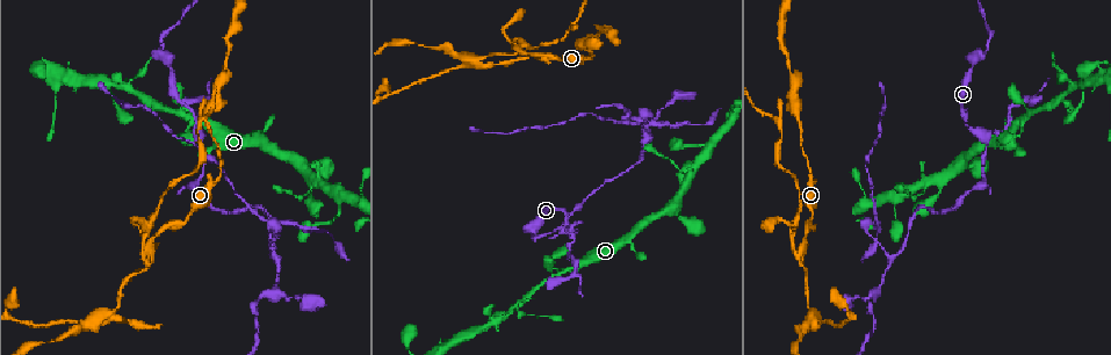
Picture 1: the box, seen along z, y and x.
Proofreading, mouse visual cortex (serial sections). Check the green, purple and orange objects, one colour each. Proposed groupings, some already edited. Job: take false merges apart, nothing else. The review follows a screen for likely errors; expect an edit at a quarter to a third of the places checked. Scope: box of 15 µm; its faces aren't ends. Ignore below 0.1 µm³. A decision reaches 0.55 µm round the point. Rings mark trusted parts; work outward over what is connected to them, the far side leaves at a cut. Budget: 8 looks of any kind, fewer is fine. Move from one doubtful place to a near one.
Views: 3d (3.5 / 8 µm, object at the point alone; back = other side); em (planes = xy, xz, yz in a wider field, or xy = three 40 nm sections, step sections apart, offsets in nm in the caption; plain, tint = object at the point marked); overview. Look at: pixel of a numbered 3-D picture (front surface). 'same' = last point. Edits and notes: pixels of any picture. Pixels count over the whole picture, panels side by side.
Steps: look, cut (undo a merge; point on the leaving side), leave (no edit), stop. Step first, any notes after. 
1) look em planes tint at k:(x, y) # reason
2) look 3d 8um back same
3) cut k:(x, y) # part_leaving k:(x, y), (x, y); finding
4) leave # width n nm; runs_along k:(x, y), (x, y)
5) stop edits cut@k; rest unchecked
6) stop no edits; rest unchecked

look 3d 3.5um at 1:(202, 136) # a fork

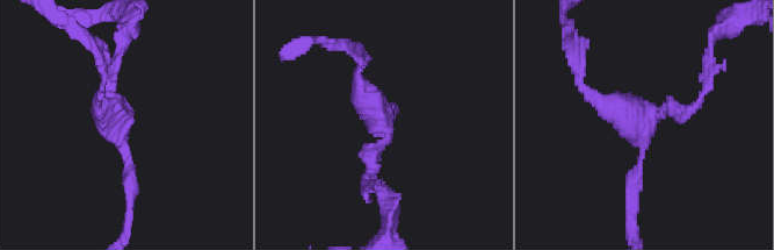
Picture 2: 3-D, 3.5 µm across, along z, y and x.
look em xy step 3 tint at 2:(118, 119) # arms 3; arm_widths 150, 150, 150 nm; now the EM

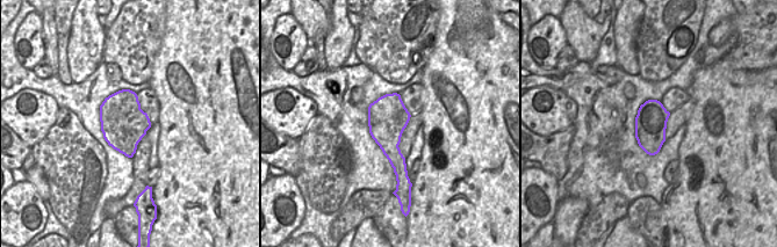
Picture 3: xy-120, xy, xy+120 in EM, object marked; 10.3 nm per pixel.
look em xy step 2 tint same

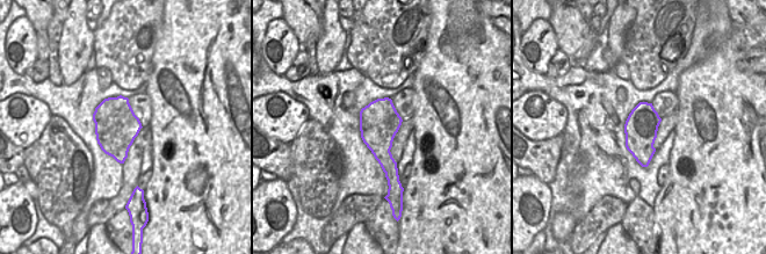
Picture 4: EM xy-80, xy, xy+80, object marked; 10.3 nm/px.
leave # width 420 nm; runs_along 2:(585, 88), (644, 123), (631, 192); one cell here

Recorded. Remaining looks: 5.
look 3d 8um at 1:(551, 276) # side arm on a straight run

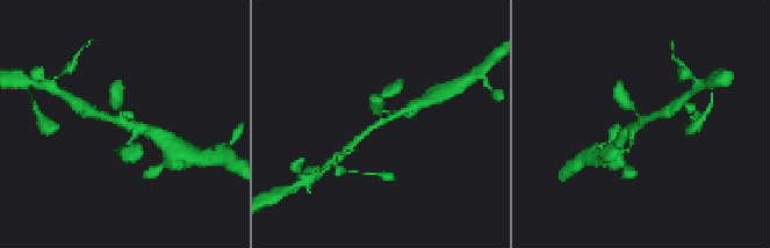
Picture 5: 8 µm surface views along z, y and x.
look 3d 3.5um at 5:(119, 121)

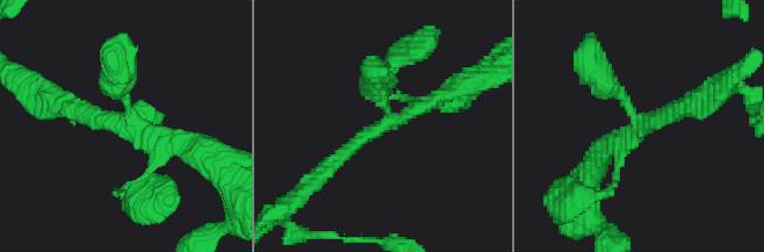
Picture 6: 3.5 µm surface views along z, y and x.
leave # arm_widths 200, 200, 300 nm; runs_along 6:(453, 90), (367, 134), (329, 167); one cell here

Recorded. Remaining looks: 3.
look 3d 3.5um at 1:(148, 240) # abrupt turn

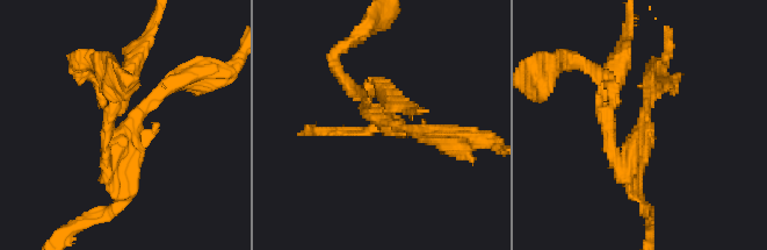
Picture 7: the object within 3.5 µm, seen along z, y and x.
look em xy step 2 tint at 7:(130, 133) # arms 3; arm_widths 150, 150, 250 nm; now the EM

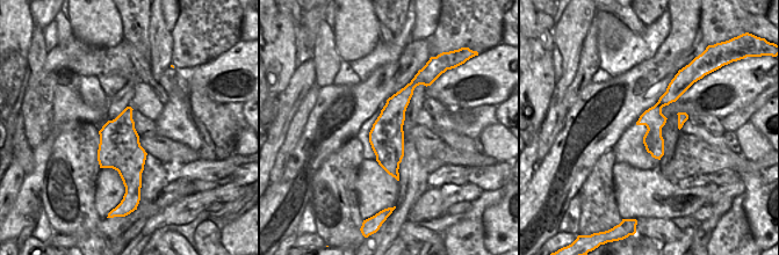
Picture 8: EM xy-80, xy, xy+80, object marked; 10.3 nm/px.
cut 7:(605, 112) # part_leaving 7:(620, 158), (602, 108), (620, 58); two cells meet here

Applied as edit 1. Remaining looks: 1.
stop edits cut@7; rest unchecked

